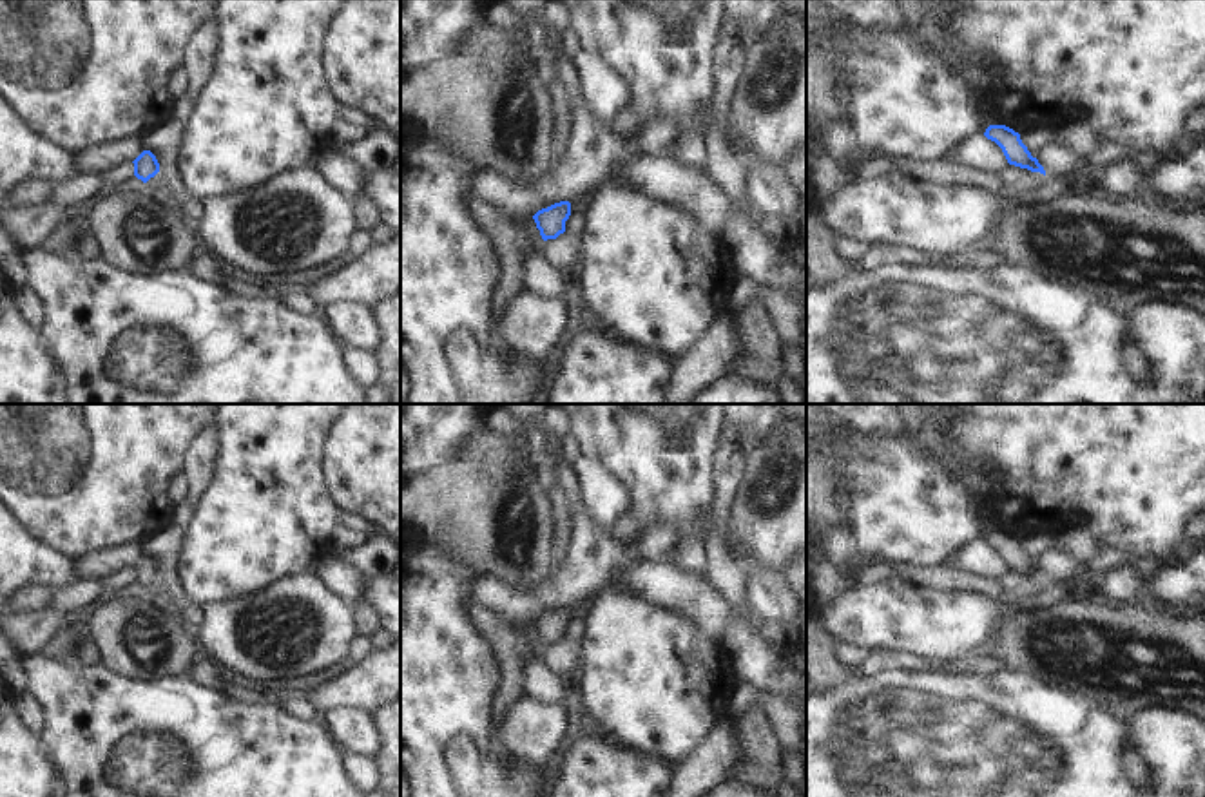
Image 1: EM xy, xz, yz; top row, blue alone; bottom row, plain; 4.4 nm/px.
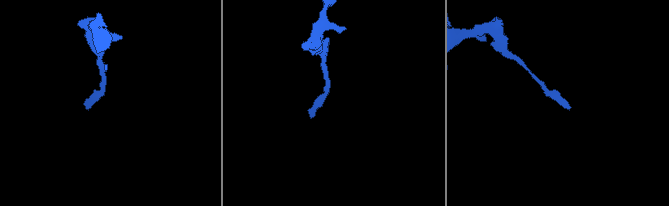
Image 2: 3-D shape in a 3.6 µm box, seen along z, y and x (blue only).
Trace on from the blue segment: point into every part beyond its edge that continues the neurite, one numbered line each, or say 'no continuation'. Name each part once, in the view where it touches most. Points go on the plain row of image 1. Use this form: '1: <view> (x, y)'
no continuation

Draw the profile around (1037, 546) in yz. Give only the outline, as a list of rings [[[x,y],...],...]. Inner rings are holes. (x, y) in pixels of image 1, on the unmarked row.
[[[1036,534],[1020,540],[1022,549],[1027,552],[1033,563],[1040,569],[1040,560],[1044,554],[1053,547],[1053,536],[1051,534]]]

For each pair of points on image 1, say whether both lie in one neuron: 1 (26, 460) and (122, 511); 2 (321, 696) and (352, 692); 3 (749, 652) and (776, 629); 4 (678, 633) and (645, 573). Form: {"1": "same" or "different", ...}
{"1": "same", "2": "same", "3": "different", "4": "different"}

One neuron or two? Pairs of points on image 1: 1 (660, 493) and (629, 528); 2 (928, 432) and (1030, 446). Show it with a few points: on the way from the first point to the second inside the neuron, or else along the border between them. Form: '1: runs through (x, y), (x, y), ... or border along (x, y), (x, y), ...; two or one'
1: border along (629, 515), (644, 533); two
2: border along (906, 432), (937, 457), (948, 462), (955, 460); two

